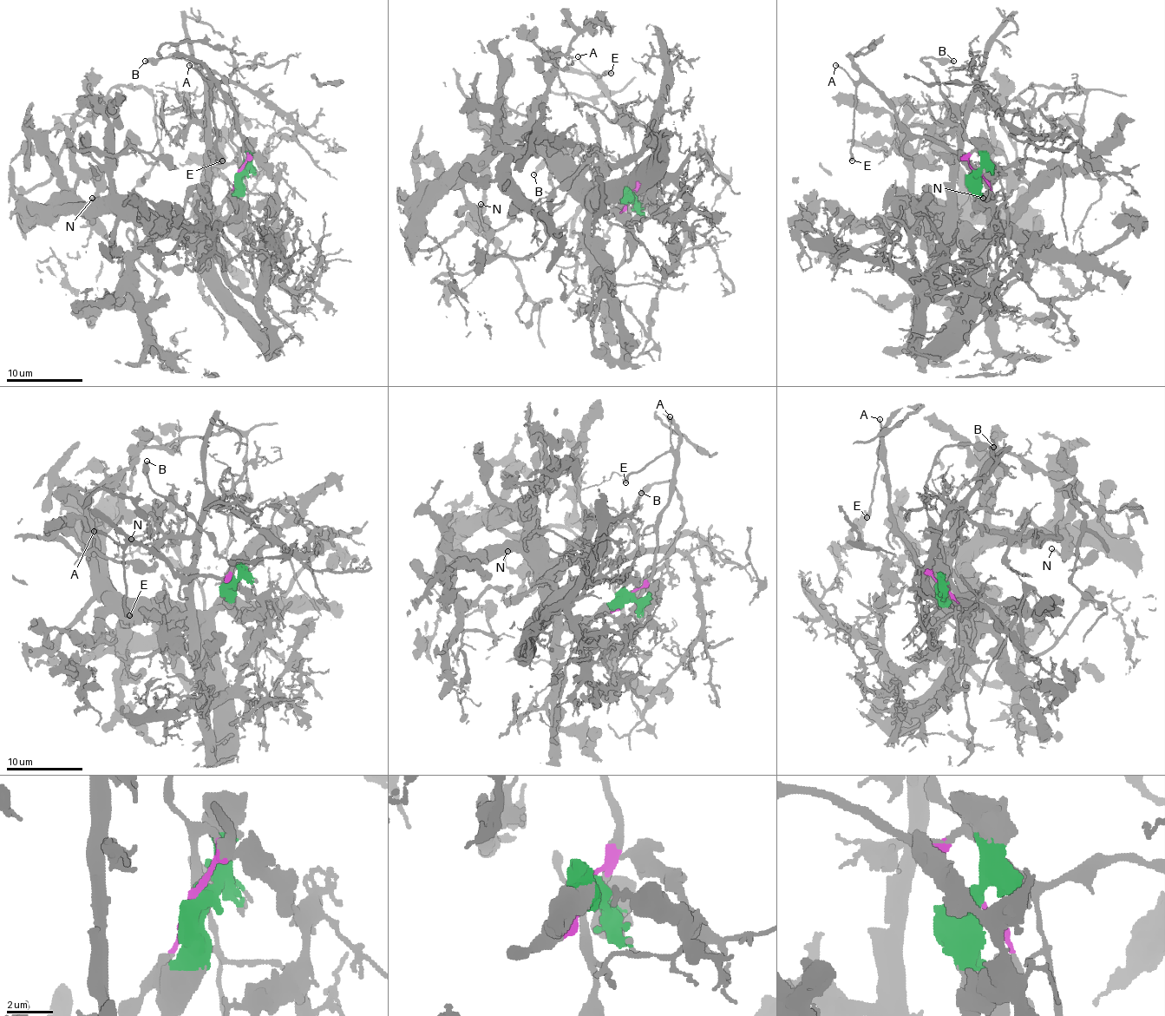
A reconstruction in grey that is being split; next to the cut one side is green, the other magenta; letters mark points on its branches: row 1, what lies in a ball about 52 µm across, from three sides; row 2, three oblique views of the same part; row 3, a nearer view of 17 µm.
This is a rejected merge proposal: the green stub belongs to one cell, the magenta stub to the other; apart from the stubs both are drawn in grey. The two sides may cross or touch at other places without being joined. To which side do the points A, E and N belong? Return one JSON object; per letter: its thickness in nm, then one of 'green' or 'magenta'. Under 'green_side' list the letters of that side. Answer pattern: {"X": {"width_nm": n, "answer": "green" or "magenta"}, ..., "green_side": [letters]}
{"A": {"width_nm": 160, "answer": "magenta"}, "E": {"width_nm": 440, "answer": "magenta"}, "N": {"width_nm": 190, "answer": "green"}, "green_side": ["N"]}

